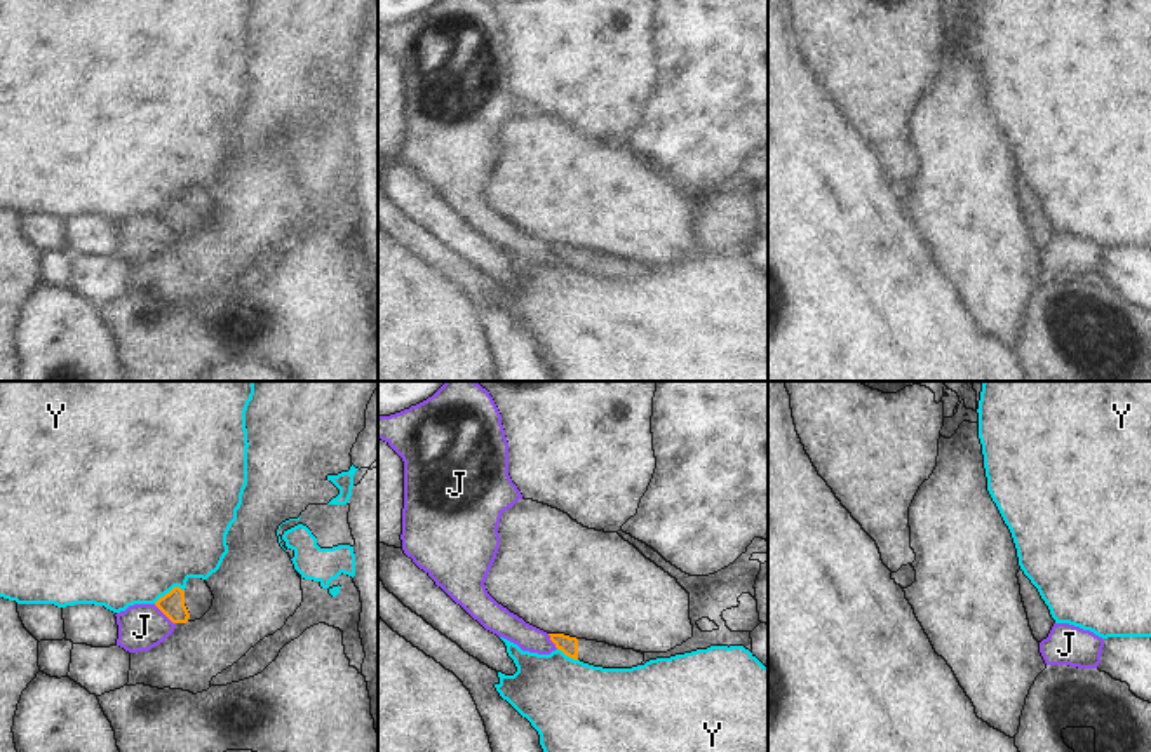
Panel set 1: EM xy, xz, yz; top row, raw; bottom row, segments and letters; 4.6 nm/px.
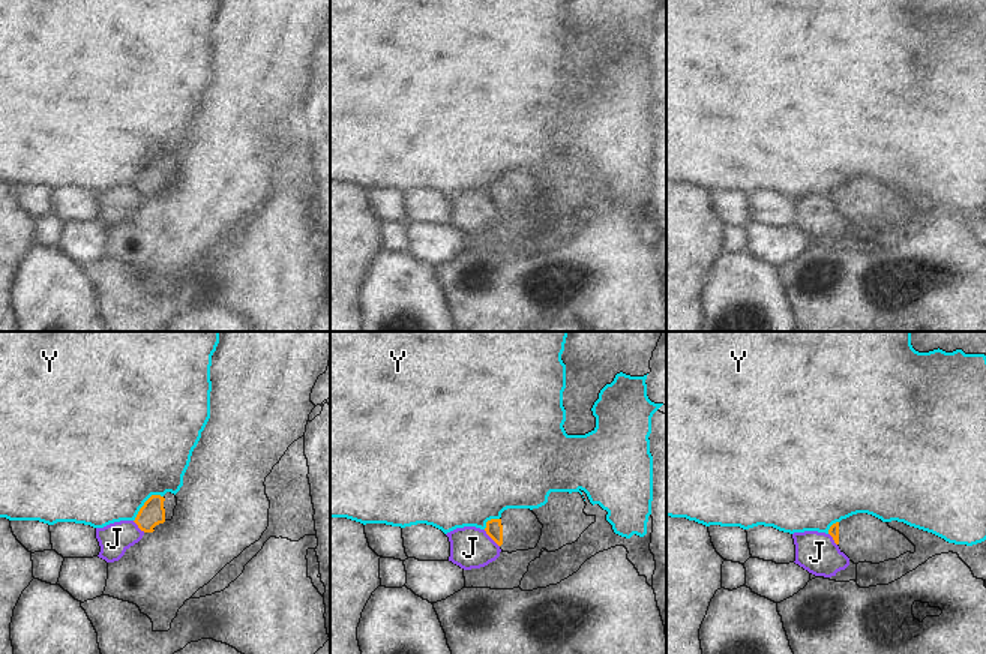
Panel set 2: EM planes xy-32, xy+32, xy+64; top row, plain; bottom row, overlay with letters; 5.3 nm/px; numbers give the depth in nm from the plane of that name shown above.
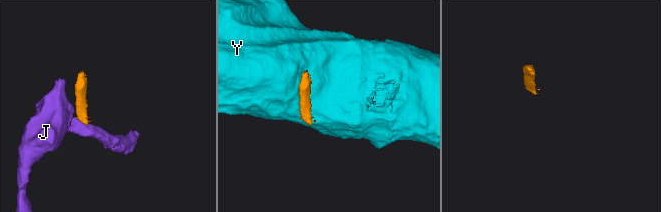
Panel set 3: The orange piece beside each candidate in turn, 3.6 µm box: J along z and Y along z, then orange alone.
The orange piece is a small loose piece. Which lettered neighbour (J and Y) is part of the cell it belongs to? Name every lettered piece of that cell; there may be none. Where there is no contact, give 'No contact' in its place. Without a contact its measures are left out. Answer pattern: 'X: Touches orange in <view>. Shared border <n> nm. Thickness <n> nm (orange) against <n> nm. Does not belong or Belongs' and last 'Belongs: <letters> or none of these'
J: Touches orange in xy. Shared border 140 nm. Thickness 110 nm (orange) against 220 nm. Does not belong
Y: Touches orange in xy. Shared border 160 nm. Thickness 110 nm (orange) against 500 nm. Does not belong
Belongs: none of these.

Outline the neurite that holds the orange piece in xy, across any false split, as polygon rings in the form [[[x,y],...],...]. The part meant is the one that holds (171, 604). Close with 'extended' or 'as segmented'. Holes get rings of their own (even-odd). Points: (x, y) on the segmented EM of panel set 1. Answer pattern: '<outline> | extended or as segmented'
[[[188,578],[186,588],[174,587],[155,606],[172,621],[200,620],[212,606],[212,592],[202,578]]] | extended

